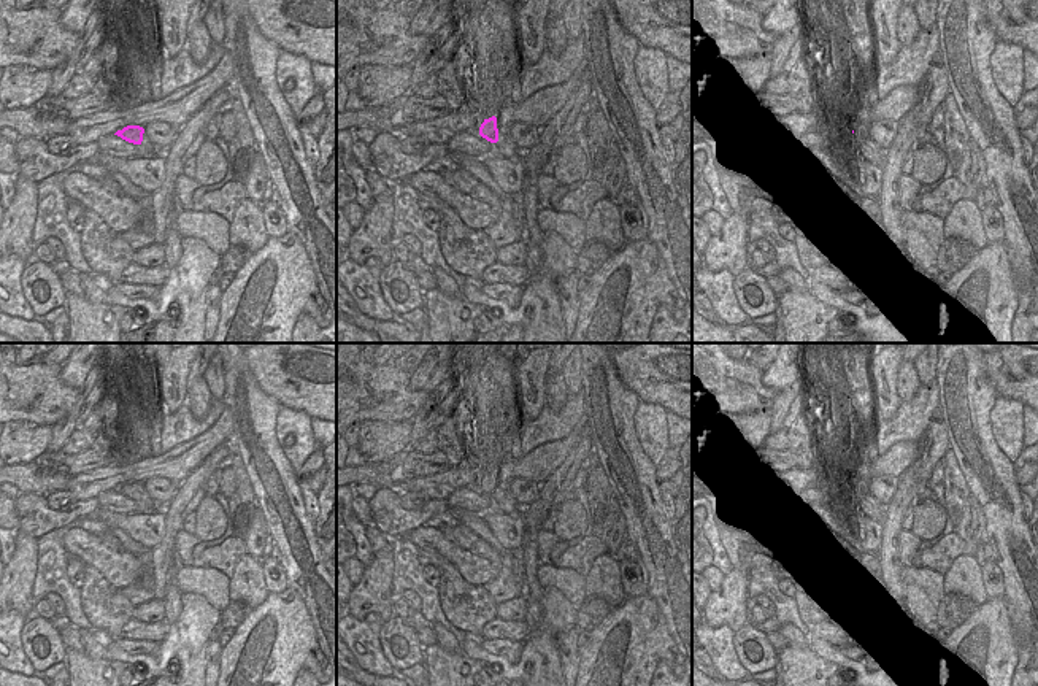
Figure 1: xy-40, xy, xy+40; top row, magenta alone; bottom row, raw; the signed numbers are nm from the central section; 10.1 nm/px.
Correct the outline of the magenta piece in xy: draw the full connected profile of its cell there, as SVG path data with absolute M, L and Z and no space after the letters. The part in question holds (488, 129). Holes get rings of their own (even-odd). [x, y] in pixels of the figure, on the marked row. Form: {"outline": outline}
{"outline": "M495 116L484 119L484 122L479 127L479 135L486 138L492 148L492 152L487 156L498 156L505 159L513 159L519 156L521 149L511 140L508 130L509 127L506 127L505 130L500 130L497 127Z"}

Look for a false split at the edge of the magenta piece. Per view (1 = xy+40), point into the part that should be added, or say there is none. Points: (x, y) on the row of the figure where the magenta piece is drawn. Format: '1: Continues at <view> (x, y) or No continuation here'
1: No continuation here.

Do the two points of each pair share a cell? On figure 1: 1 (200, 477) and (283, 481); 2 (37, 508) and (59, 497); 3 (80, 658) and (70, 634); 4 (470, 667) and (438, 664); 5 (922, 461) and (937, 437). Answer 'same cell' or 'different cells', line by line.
1: different cells
2: different cells
3: different cells
4: same cell
5: same cell

